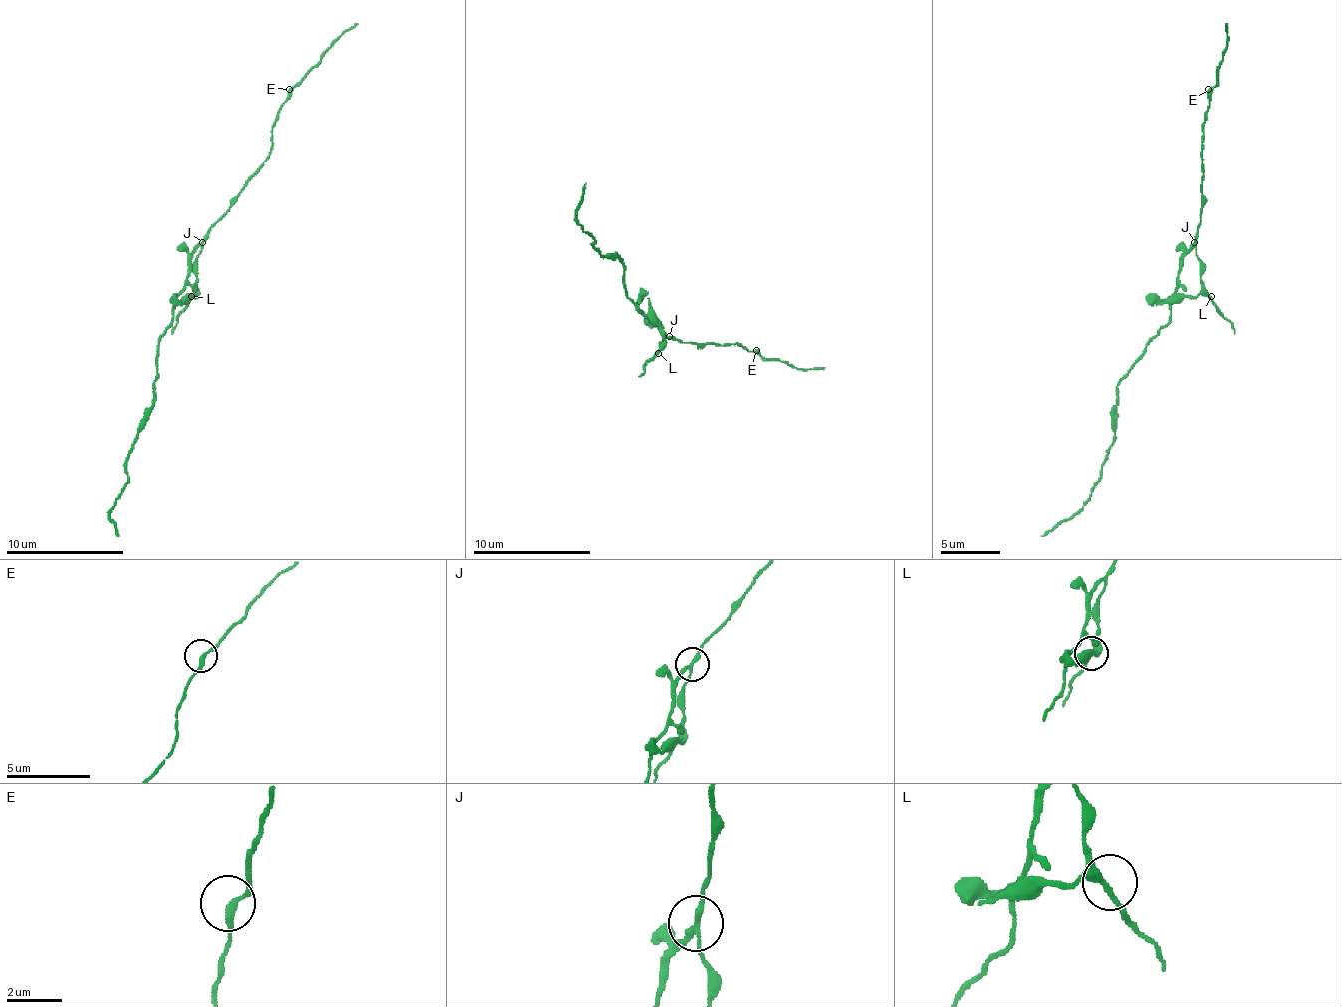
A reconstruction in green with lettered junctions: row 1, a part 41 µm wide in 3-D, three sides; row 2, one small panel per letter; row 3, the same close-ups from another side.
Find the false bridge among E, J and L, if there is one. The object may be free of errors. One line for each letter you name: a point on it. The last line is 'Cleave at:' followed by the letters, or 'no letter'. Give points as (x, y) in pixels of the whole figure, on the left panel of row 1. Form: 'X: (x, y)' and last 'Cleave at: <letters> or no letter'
J: (202, 242)
Cleave at: J

